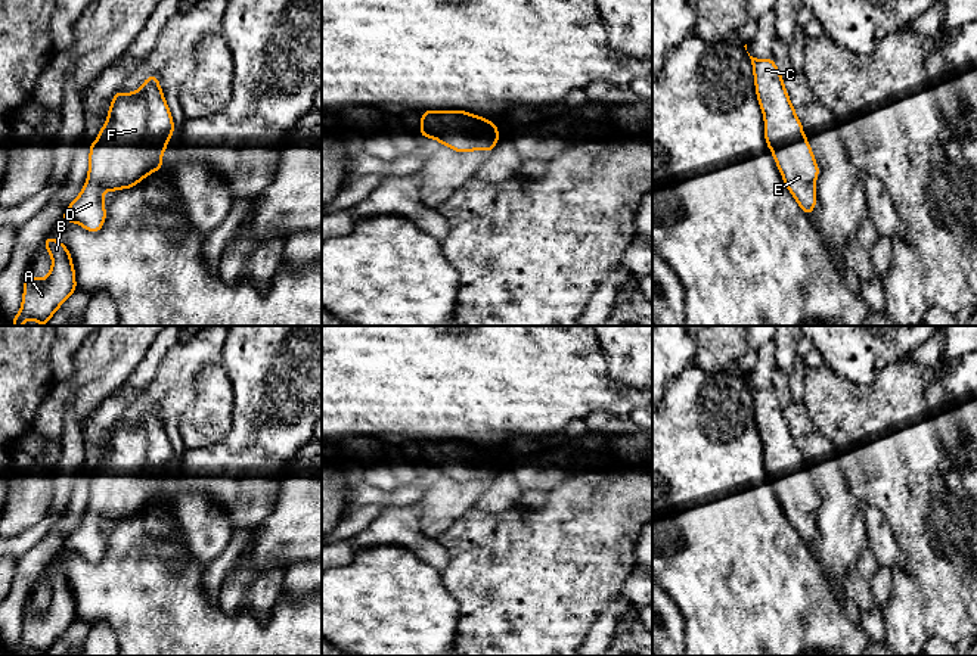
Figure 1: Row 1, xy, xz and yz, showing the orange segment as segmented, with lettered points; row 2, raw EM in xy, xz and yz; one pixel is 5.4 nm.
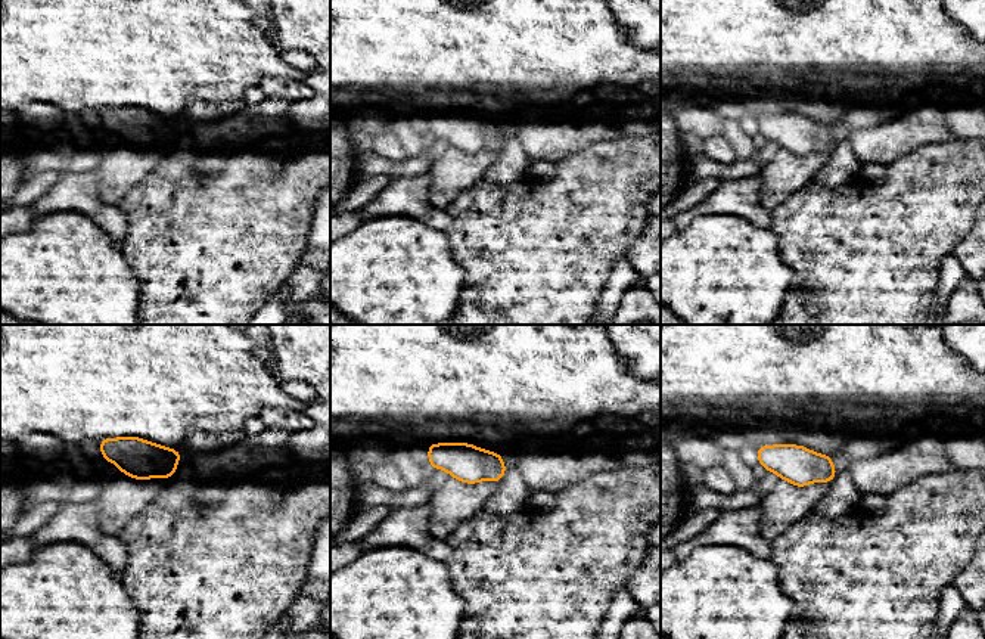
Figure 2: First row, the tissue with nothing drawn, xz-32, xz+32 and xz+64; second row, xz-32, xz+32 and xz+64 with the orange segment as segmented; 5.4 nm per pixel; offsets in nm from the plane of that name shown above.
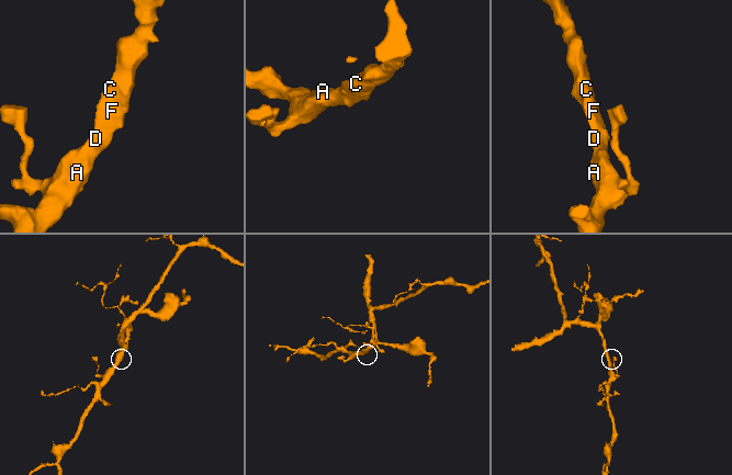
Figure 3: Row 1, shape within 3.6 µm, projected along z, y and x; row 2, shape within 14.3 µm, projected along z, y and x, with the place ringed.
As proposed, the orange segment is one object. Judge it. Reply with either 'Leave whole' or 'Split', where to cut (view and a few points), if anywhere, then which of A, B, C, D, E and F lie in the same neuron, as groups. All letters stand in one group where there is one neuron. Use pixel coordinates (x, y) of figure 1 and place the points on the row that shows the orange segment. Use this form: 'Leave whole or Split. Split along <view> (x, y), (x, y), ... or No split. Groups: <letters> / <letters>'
Split. Split along xy (96, 140), (123, 143), (167, 142). Groups: A B D E / C F

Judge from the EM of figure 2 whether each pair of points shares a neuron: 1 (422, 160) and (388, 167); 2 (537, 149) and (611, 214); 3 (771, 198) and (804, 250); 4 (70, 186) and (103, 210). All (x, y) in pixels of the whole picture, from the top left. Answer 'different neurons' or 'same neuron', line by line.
1: same neuron
2: different neurons
3: different neurons
4: same neuron

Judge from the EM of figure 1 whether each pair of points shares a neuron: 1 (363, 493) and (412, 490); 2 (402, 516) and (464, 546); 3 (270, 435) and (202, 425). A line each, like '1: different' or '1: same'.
1: same
2: different
3: different

